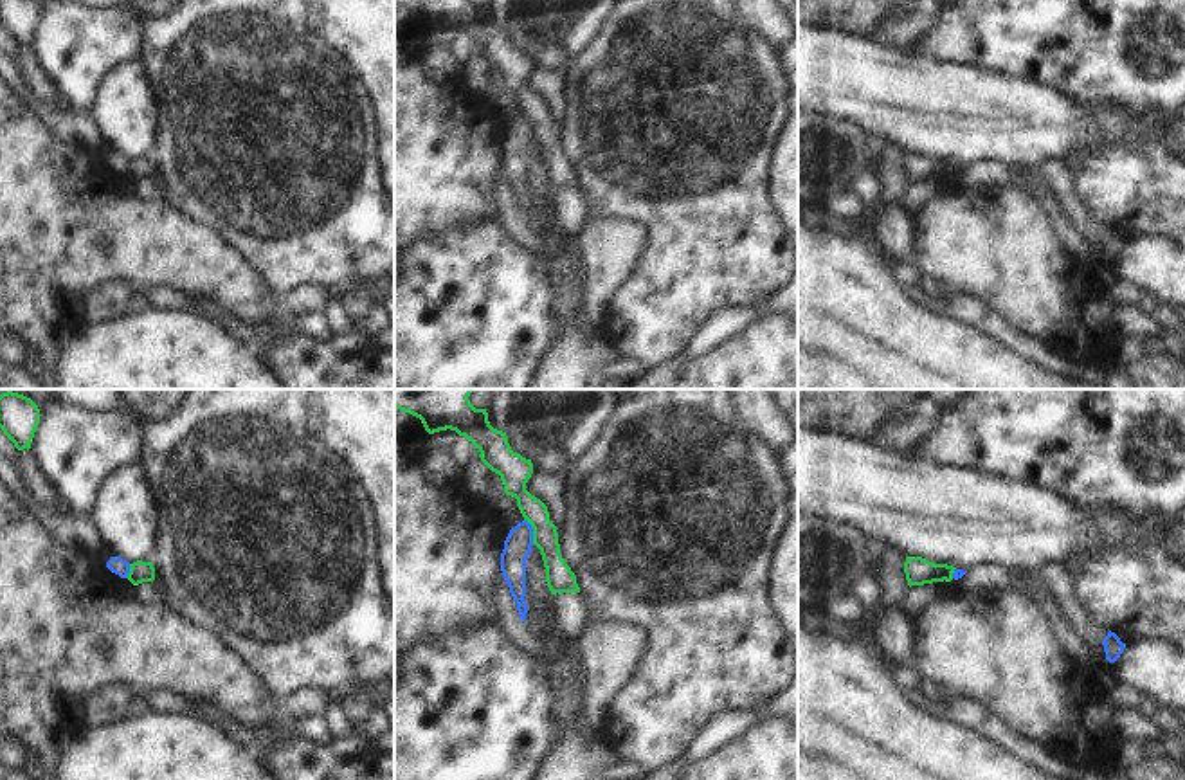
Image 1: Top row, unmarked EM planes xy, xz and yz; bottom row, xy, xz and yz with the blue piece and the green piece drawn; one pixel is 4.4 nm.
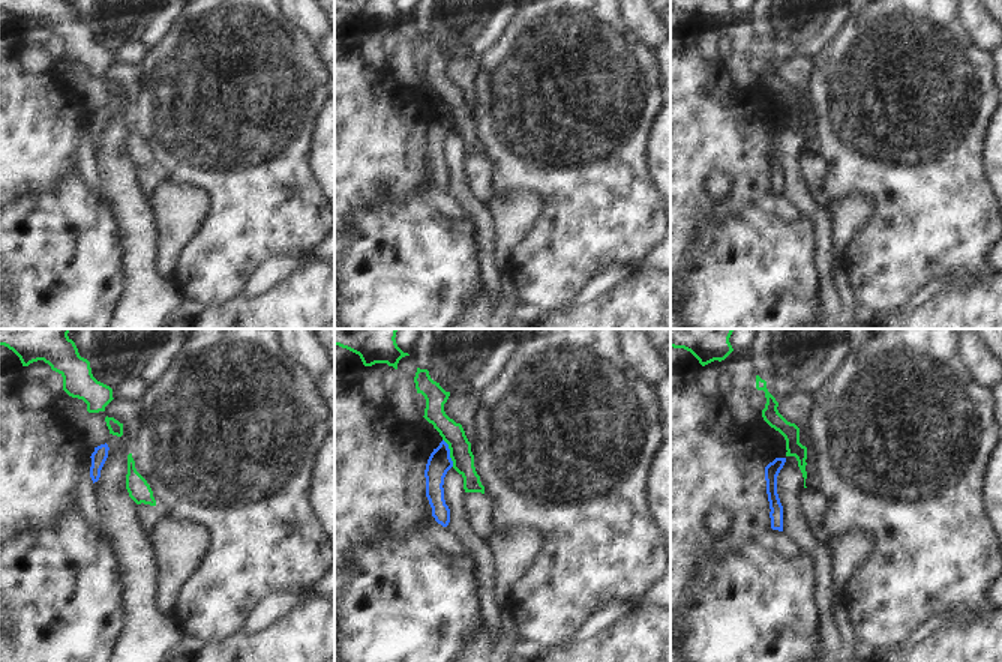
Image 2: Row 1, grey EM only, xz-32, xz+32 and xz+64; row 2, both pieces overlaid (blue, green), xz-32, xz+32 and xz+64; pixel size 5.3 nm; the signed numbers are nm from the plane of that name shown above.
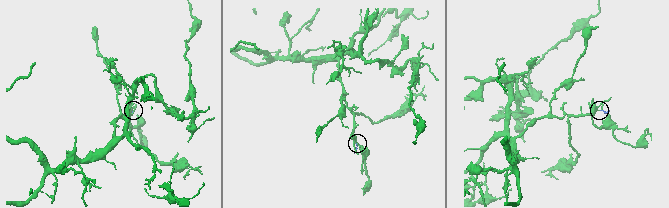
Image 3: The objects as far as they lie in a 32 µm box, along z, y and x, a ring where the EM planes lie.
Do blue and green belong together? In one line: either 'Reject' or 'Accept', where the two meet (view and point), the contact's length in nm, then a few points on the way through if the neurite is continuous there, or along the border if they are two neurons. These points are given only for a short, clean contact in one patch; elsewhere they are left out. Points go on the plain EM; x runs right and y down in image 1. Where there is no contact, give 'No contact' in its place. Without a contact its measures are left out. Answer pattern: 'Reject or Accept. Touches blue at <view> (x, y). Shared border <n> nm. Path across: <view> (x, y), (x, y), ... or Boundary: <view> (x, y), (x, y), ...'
Reject. Touches blue at xz (532, 128). Shared border 120 nm. Boundary: xz (524, 116), (532, 125), (533, 139).

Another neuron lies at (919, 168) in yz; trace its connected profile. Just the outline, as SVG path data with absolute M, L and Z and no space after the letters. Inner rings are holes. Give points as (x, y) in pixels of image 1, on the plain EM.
M906 153L904 169L908 182L924 182L933 178L951 178L956 164L933 160L922 153Z

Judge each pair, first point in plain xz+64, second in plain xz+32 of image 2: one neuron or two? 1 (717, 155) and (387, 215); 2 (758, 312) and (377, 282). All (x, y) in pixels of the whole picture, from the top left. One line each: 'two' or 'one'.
1: two
2: one

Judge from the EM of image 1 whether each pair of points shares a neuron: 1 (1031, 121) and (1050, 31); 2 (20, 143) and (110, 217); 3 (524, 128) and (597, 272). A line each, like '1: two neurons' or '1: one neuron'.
1: two neurons
2: one neuron
3: two neurons

